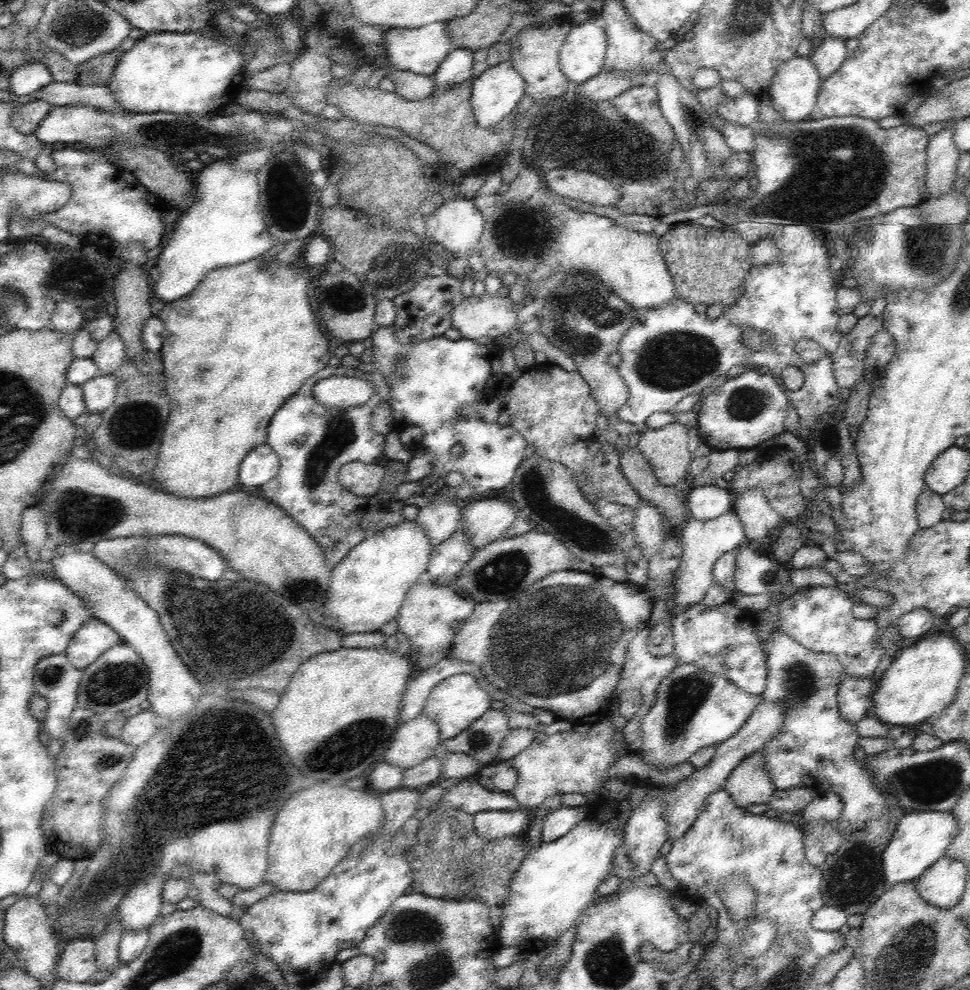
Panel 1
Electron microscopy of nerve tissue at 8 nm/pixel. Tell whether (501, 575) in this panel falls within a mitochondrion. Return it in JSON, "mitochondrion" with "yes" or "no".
{"mitochondrion":"yes"}

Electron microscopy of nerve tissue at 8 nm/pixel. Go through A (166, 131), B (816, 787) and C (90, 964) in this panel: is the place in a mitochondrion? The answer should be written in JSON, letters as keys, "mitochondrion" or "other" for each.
{"A":"mitochondrion","B":"other","C":"other"}

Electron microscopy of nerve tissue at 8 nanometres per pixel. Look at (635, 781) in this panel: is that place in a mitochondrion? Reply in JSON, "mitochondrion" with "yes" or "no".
{"mitochondrion":"no"}

